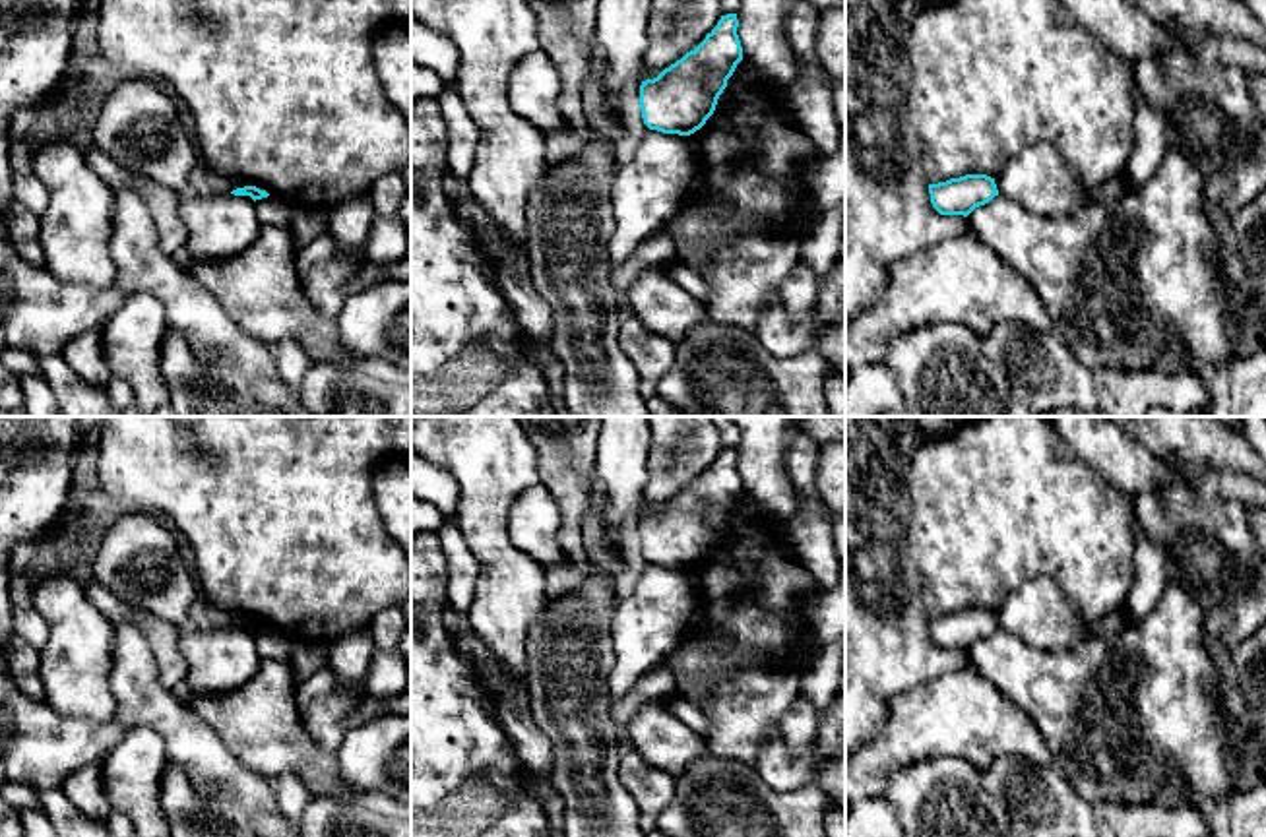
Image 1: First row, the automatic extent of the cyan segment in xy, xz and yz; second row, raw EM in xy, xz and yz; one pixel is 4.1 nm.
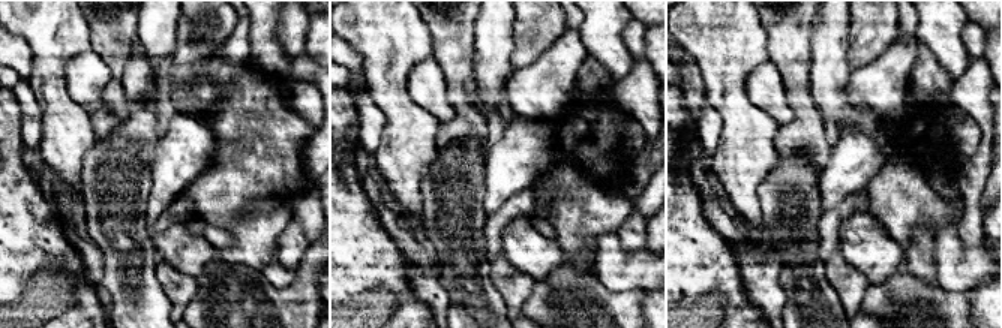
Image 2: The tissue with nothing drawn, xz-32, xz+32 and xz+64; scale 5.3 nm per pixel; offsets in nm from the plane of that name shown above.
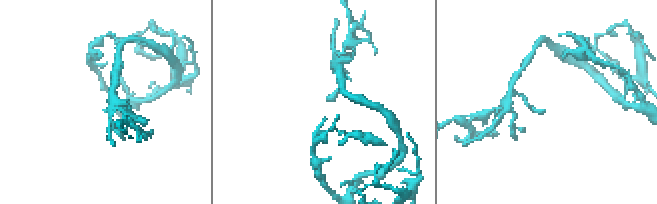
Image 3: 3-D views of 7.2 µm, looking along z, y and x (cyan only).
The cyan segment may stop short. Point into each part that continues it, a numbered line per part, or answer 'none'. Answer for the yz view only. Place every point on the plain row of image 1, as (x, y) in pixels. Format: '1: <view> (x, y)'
none

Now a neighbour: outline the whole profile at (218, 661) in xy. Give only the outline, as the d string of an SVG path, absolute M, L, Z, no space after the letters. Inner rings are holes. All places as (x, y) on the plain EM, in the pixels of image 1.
M180 630L178 649L186 663L184 690L225 694L246 684L260 666L250 630Z

